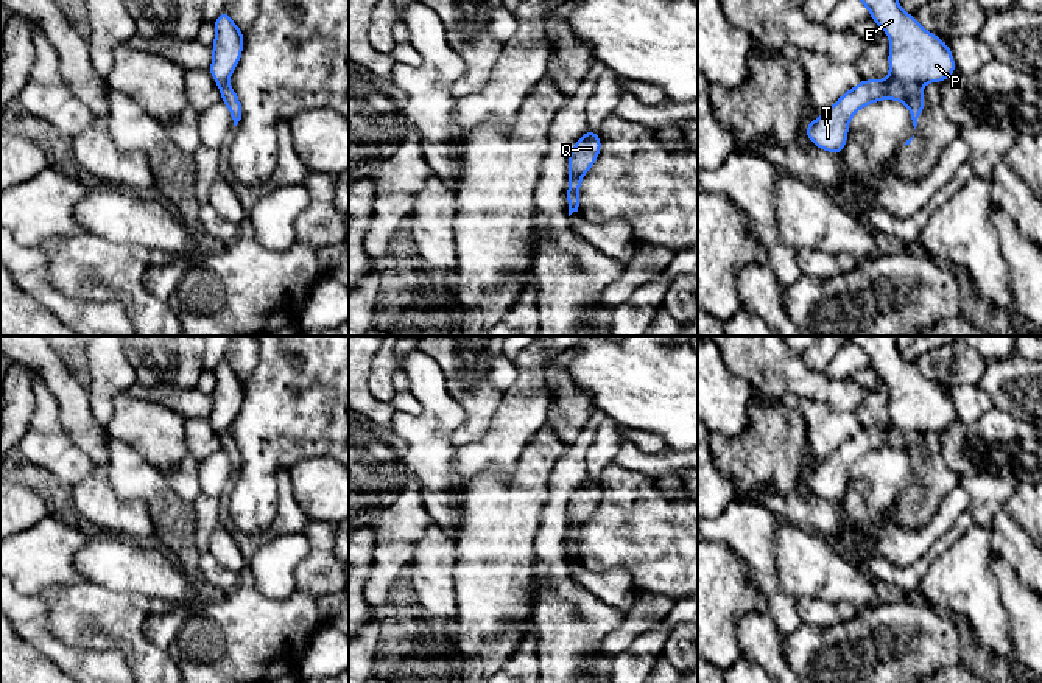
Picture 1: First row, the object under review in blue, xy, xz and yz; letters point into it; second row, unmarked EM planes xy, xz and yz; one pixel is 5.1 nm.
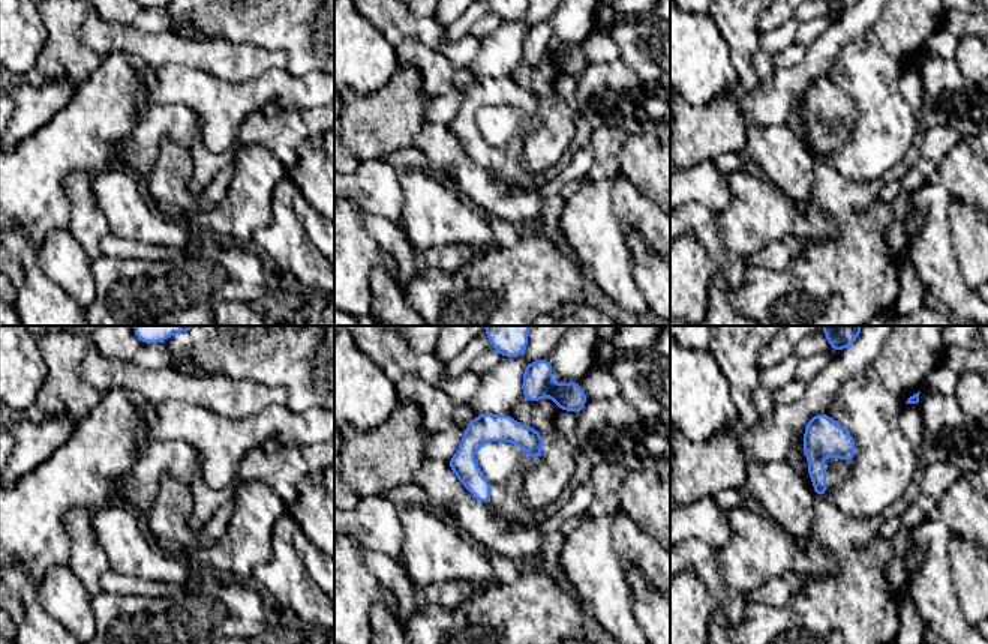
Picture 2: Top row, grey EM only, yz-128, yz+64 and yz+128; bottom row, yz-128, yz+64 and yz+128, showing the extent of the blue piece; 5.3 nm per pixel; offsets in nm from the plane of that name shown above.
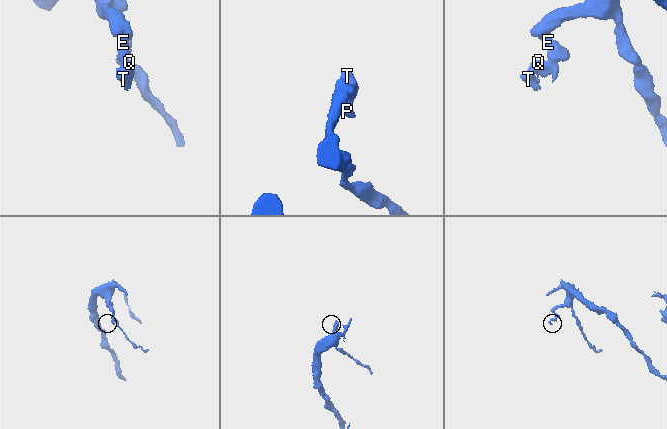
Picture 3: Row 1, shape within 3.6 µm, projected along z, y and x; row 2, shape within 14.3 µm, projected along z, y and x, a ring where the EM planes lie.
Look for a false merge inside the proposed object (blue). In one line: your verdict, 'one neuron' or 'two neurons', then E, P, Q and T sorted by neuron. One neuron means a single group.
two neurons | E P / Q T

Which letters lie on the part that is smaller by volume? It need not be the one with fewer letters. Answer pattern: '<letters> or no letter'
Q, T

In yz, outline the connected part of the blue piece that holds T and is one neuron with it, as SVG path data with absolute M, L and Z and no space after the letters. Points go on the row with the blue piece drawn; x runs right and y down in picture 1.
M892 78L863 79L854 89L843 93L838 101L822 112L815 121L804 126L808 140L830 152L841 154L846 148L850 118L871 103L894 100L906 104L913 126L924 110L924 93L921 84L902 84Z

